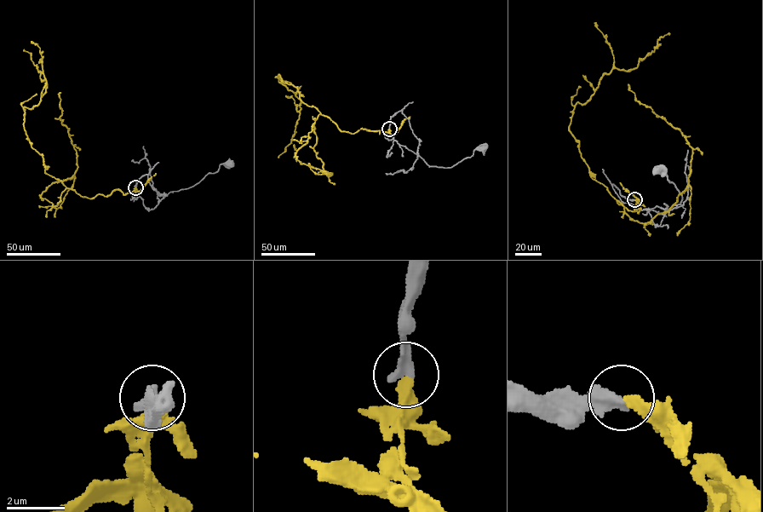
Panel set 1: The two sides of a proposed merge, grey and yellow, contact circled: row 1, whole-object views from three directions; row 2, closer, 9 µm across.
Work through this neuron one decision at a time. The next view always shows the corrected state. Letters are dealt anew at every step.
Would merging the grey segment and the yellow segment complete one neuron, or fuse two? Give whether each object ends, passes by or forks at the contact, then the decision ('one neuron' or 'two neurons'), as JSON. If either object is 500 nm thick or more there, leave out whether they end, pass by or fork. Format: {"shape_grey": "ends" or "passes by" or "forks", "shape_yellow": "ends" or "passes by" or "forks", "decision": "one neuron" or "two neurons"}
{"shape_grey": "ends", "shape_yellow": "ends", "decision": "one neuron"}

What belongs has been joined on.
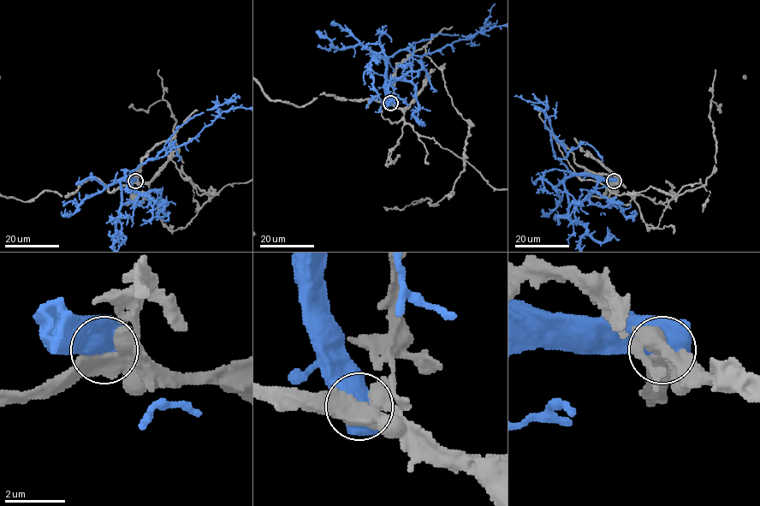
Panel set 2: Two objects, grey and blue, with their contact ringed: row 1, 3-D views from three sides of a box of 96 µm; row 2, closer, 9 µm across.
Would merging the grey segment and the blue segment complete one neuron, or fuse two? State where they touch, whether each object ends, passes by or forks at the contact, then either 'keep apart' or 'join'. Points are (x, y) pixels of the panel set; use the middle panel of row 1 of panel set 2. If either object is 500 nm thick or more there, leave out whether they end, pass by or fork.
place (390, 103); keep apart

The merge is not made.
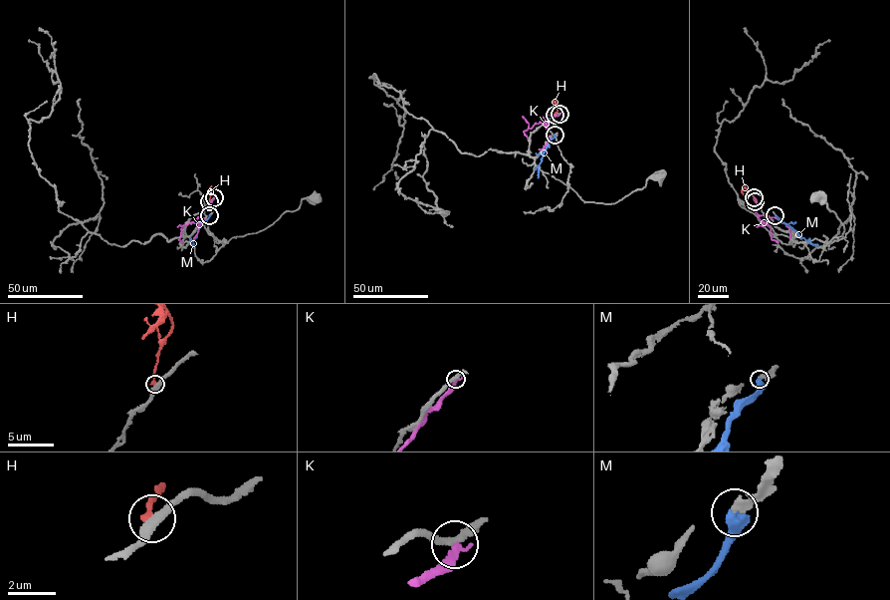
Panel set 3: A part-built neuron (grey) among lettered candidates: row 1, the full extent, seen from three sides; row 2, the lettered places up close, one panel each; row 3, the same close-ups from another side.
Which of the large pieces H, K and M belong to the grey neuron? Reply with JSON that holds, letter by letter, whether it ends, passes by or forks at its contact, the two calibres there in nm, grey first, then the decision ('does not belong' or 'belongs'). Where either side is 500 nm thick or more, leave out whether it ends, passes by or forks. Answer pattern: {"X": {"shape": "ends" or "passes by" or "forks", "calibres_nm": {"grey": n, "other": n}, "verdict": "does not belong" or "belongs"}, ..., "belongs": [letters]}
{"H": {"shape": "ends", "calibres_nm": {"grey": 280, "other": 280}, "verdict": "does not belong"}, "K": {"shape": "ends", "calibres_nm": {"grey": 240, "other": 260}, "verdict": "does not belong"}, "M": {"calibres_nm": {"grey": 280, "other": 500}, "verdict": "does not belong"}, "belongs": []}

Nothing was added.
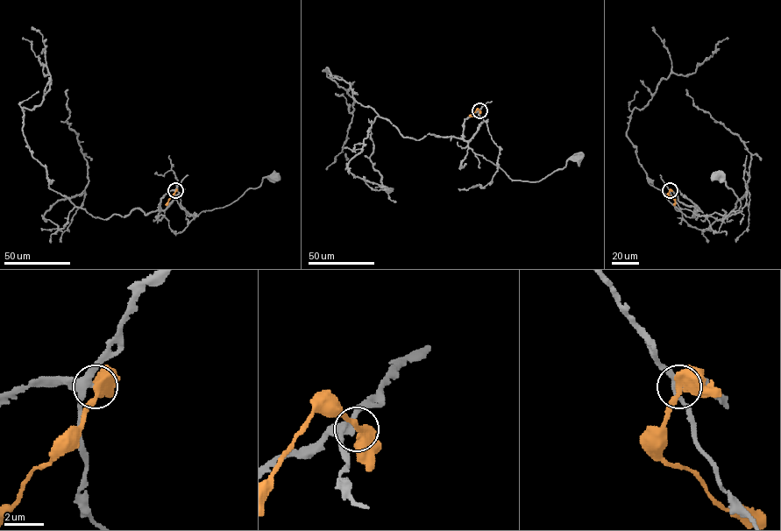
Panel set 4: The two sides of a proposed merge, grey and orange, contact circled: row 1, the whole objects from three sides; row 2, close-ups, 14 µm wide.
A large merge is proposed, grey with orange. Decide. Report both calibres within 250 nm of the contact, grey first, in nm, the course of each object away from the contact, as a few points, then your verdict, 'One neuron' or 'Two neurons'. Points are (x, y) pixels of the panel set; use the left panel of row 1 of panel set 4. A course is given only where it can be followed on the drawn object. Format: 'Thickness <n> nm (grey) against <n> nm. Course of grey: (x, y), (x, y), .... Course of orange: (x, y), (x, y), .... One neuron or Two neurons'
Thickness 320 nm (grey) against 460 nm. Course of grey: (175, 190), (180, 207), (195, 217), (230, 204), (258, 187), (263, 178), (275, 175). Course of orange: (175, 190), (166, 205). Two neurons

